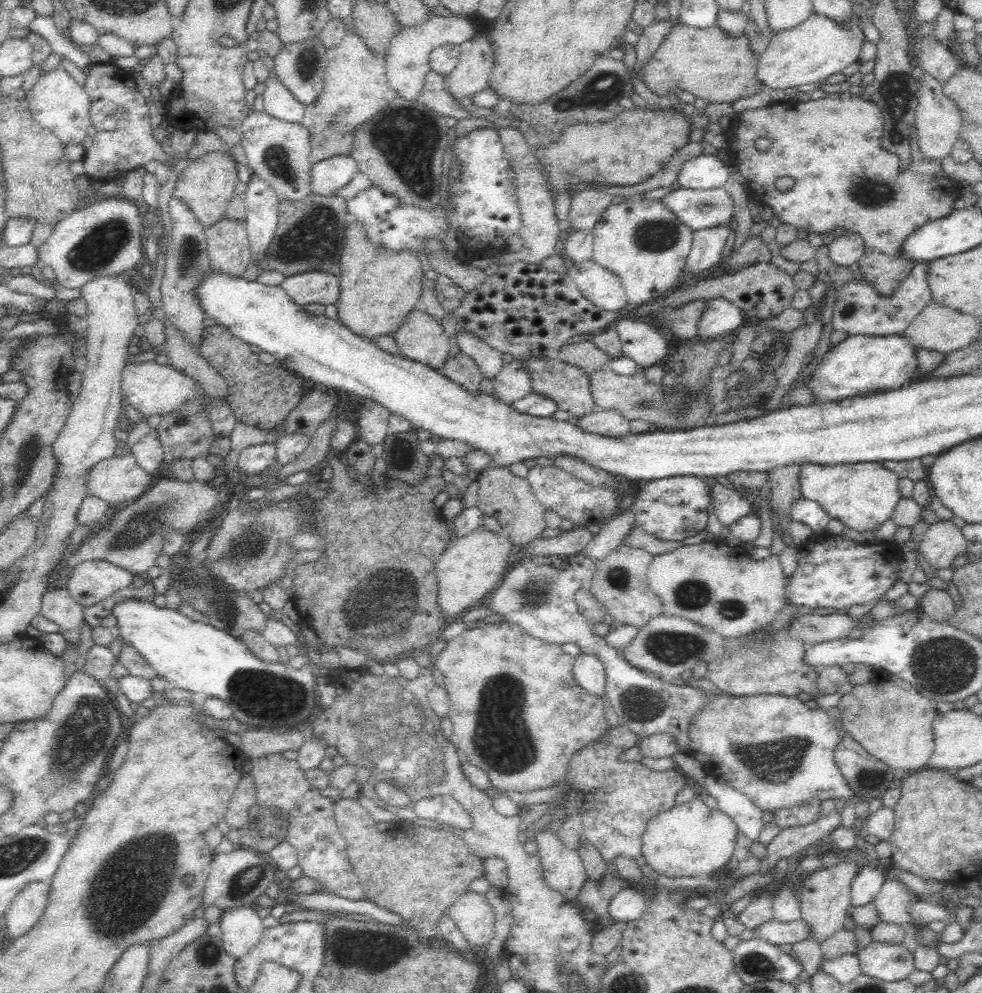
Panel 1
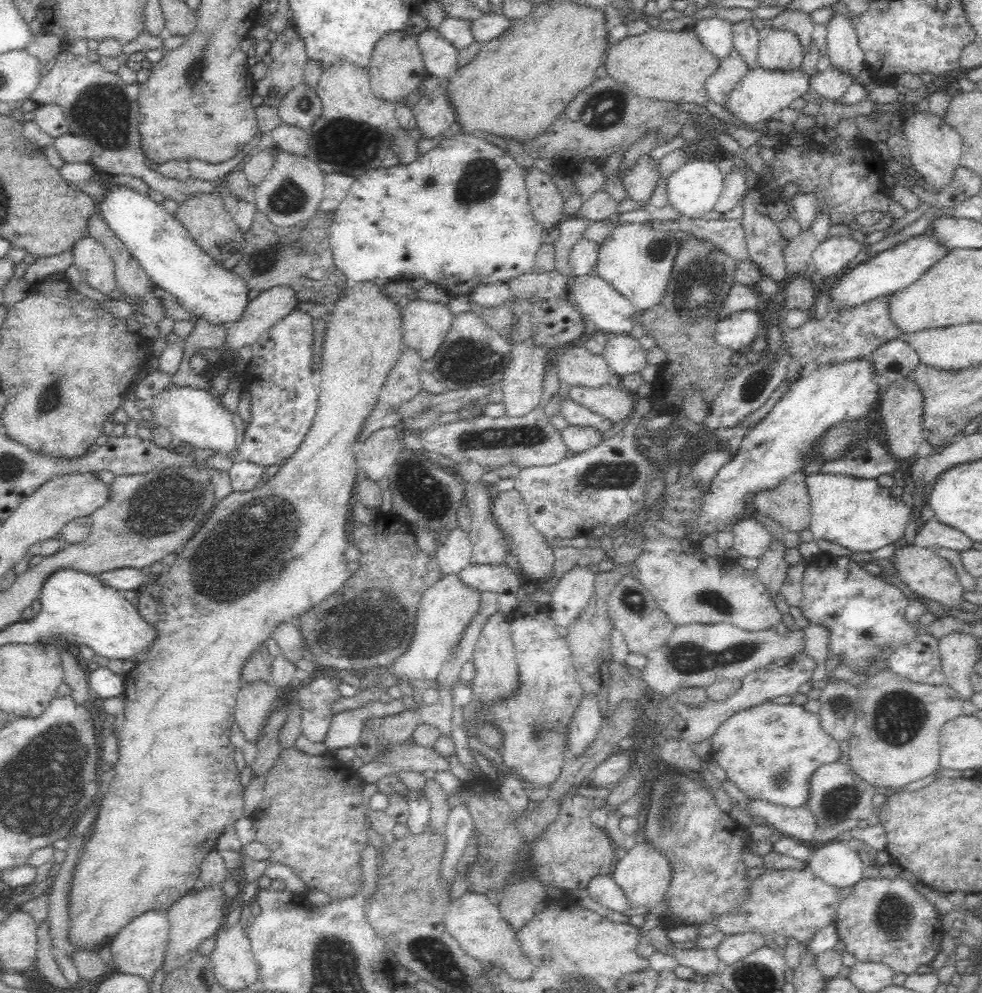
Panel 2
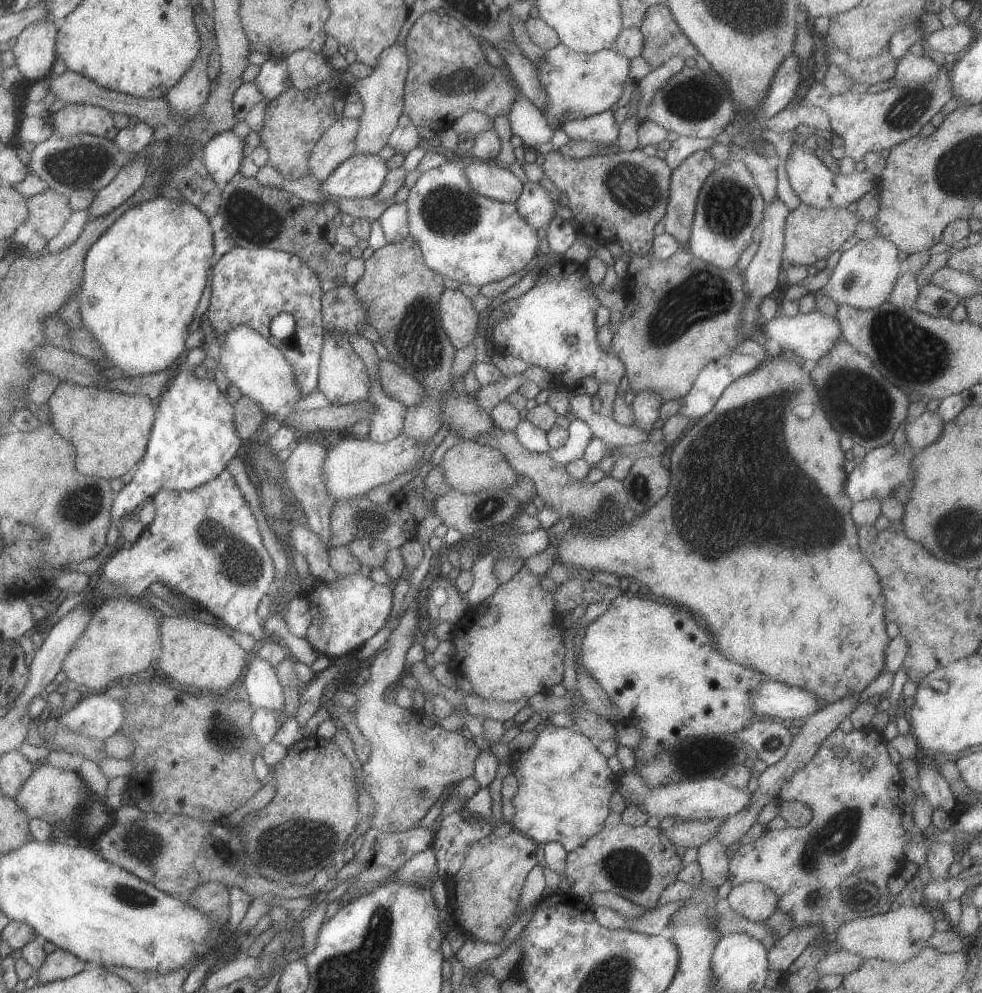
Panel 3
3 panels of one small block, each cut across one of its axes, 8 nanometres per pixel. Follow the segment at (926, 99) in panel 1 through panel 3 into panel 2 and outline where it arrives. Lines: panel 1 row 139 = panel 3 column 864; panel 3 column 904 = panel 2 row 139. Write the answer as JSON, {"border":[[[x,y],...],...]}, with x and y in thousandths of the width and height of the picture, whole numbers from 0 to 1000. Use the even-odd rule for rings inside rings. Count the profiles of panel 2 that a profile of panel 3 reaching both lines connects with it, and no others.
{"border":[[[933,113],[927,119],[919,123],[916,133],[923,139],[926,148],[926,167],[937,178],[941,178],[941,184],[954,192],[965,191],[967,183],[974,177],[974,171],[978,169],[979,158],[982,155],[982,146],[978,134],[967,128],[961,119],[950,116],[949,113]]]}

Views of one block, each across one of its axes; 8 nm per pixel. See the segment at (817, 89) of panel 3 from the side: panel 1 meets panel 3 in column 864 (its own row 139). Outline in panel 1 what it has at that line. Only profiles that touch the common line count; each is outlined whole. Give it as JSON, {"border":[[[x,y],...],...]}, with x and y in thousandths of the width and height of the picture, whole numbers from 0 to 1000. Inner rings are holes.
{"border":[[[92,62],[82,68],[88,76],[85,88],[92,100],[91,118],[98,133],[90,142],[90,153],[86,160],[87,175],[95,182],[121,180],[128,173],[148,169],[155,161],[176,170],[174,154],[169,147],[157,141],[157,130],[153,128],[149,100],[136,86],[135,72],[124,69],[114,62]]]}

